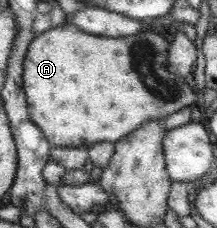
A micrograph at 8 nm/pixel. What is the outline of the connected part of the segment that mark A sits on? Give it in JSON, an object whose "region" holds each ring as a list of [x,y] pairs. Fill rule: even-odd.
{"region":[[[58,26],[54,30],[48,30],[40,36],[36,36],[36,40],[32,42],[28,55],[24,61],[24,91],[27,95],[28,108],[32,120],[43,130],[46,138],[51,142],[53,148],[89,148],[98,144],[98,142],[110,141],[117,143],[121,138],[127,137],[131,132],[139,129],[140,126],[146,125],[147,122],[156,121],[157,118],[170,116],[186,106],[192,106],[200,102],[200,96],[197,94],[192,81],[182,81],[178,77],[168,72],[168,48],[170,44],[154,32],[140,32],[136,36],[128,36],[128,38],[104,38],[104,36],[94,36],[94,34],[86,34],[76,26]]]}

